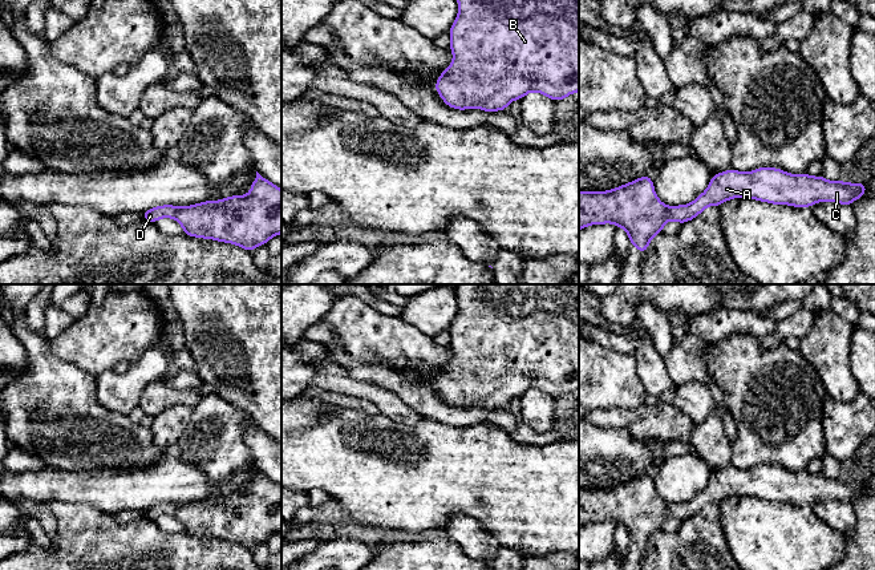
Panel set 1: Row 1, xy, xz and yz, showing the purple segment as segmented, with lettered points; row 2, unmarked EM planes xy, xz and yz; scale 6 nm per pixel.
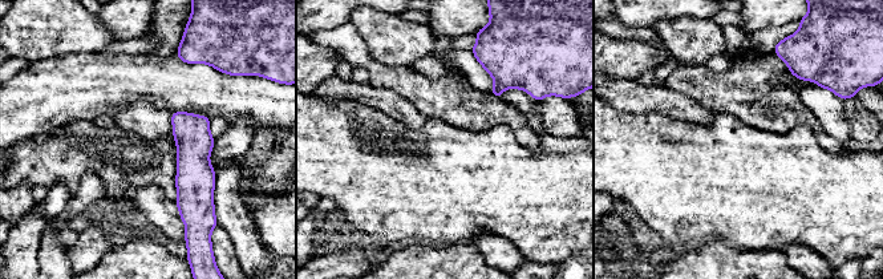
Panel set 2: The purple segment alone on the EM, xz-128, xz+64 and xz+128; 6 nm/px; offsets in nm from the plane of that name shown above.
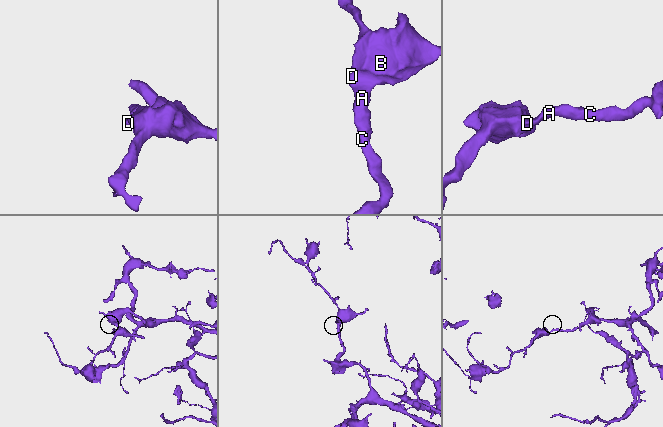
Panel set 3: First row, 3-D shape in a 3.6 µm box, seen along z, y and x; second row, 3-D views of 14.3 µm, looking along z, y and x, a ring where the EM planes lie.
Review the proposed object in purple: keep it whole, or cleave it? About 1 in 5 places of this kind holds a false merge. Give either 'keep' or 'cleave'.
keep

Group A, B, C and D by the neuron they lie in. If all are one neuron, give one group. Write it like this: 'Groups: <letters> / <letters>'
Groups: A B C D

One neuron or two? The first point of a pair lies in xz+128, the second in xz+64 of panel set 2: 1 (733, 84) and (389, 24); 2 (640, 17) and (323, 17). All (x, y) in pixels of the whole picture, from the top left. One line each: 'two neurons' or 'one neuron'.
1: two neurons
2: one neuron

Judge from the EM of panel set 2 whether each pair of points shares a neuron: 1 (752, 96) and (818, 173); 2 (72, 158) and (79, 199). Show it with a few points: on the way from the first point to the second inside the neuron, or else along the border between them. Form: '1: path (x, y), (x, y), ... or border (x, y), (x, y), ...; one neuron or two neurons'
1: border (752, 126), (788, 132), (805, 124), (813, 133); two neurons
2: border (105, 185), (93, 173), (85, 173), (71, 195); two neurons

